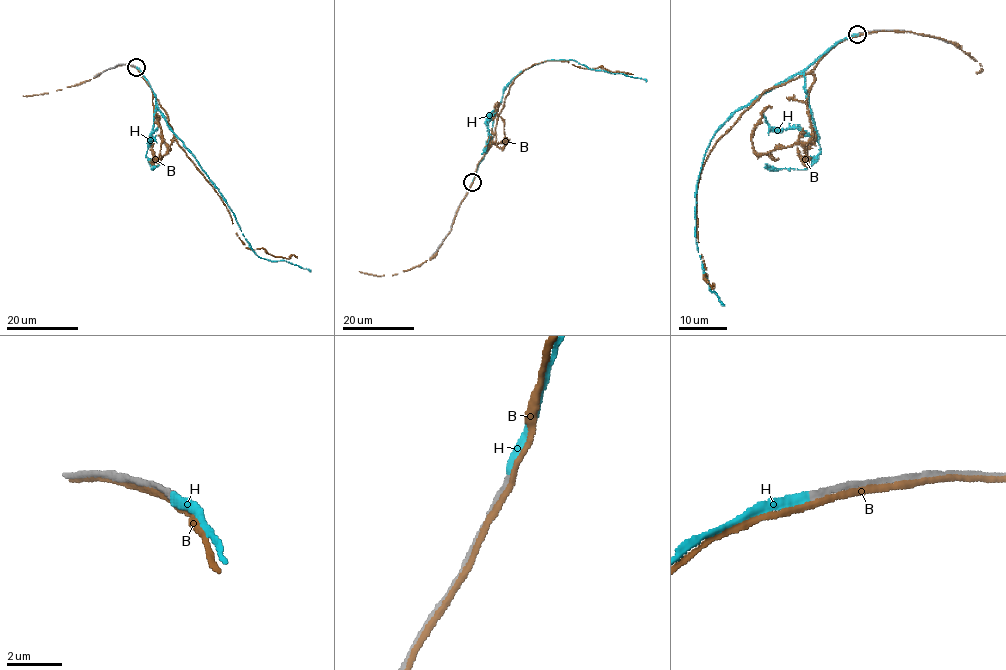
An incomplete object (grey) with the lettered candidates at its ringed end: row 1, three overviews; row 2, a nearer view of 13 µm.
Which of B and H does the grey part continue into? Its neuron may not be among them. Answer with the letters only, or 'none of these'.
H

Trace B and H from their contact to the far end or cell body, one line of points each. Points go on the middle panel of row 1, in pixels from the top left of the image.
B: (469, 187), (476, 164), (492, 143), (510, 85), (524, 70), (541, 61), (565, 61), (582, 68), (633, 74)
H: (472, 182), (488, 147), (503, 90), (520, 71), (545, 61), (573, 60), (591, 69), (646, 81)

